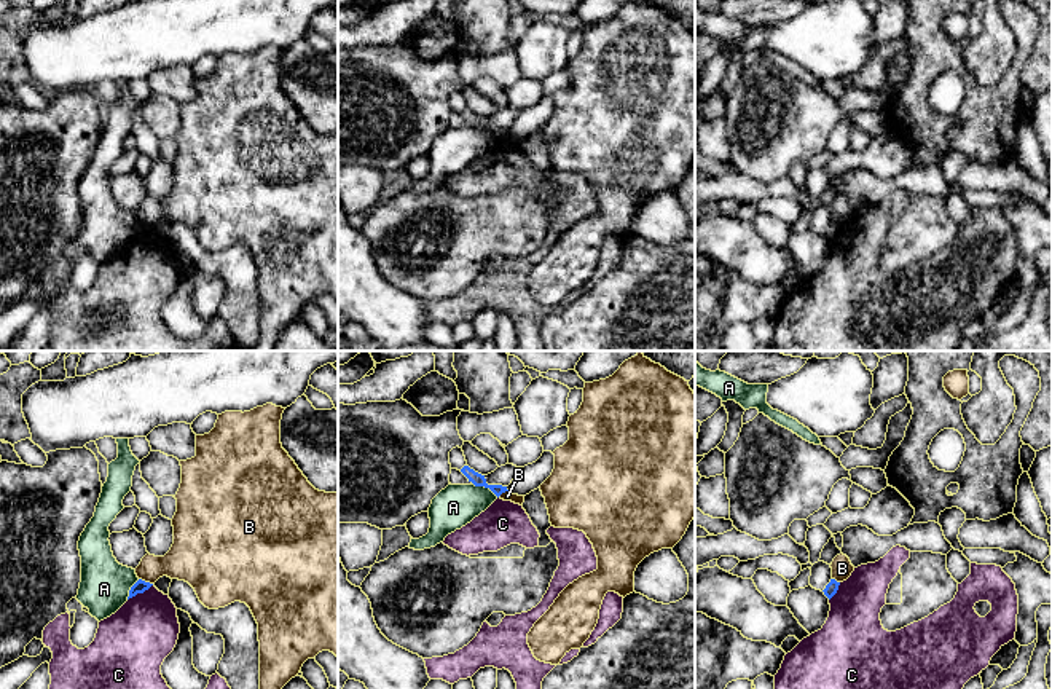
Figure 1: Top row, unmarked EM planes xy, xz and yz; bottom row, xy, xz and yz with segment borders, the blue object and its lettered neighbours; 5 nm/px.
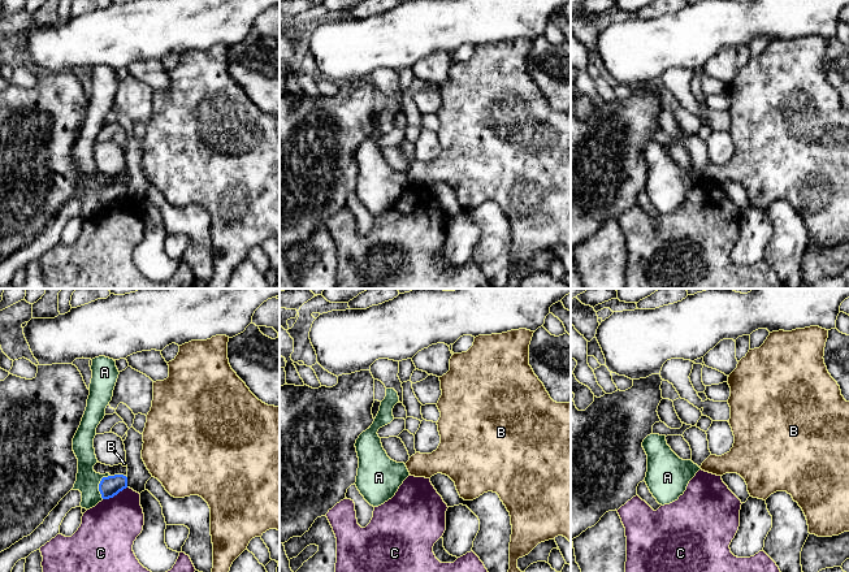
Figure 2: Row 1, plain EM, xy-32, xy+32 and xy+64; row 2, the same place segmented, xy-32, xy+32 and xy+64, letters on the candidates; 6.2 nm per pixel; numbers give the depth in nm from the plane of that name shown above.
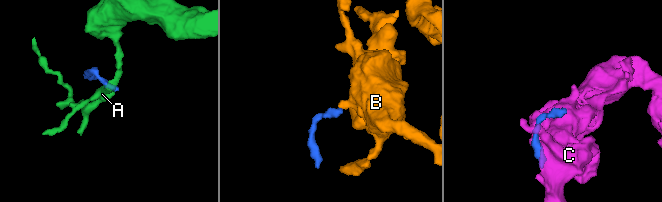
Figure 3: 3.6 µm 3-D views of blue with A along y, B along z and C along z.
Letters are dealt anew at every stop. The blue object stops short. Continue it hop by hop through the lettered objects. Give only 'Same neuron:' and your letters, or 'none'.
Same neuron: none

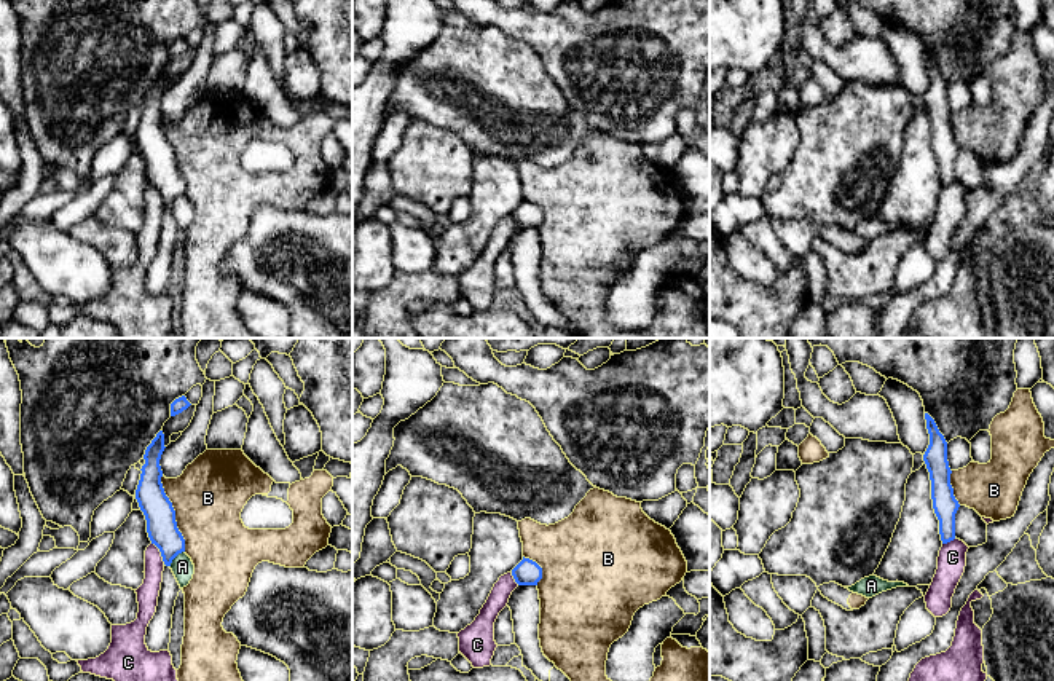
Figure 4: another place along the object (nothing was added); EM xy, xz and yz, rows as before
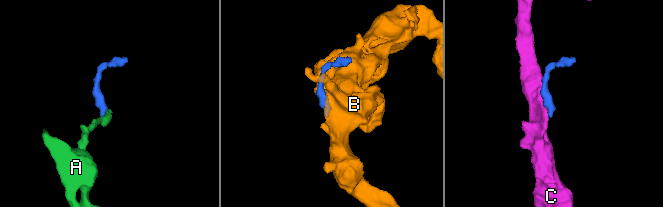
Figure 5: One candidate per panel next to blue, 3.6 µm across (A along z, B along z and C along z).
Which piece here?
Same neuron: none

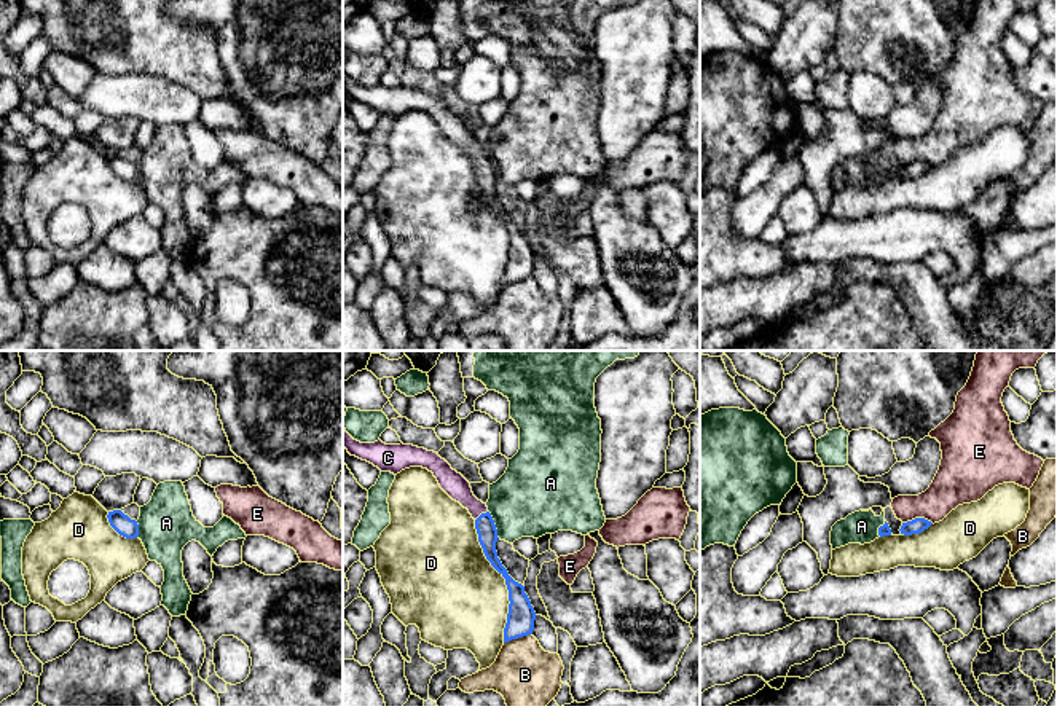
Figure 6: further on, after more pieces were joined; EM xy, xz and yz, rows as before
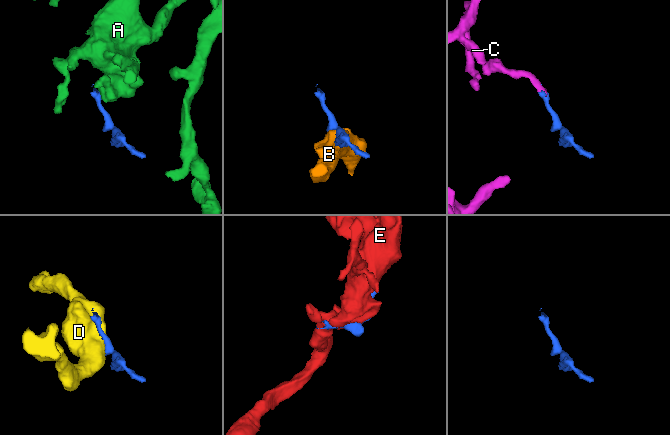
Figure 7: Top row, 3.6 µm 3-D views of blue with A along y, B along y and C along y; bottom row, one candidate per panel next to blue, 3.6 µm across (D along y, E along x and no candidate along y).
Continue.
Same neuron: C

